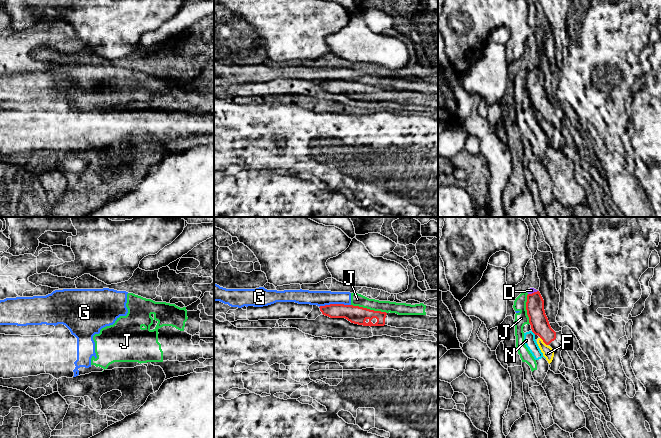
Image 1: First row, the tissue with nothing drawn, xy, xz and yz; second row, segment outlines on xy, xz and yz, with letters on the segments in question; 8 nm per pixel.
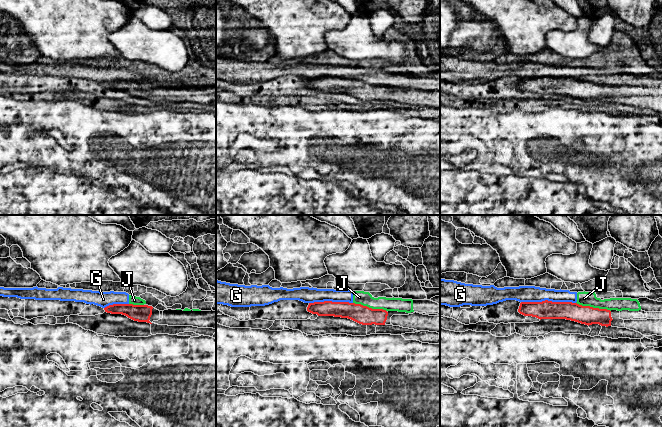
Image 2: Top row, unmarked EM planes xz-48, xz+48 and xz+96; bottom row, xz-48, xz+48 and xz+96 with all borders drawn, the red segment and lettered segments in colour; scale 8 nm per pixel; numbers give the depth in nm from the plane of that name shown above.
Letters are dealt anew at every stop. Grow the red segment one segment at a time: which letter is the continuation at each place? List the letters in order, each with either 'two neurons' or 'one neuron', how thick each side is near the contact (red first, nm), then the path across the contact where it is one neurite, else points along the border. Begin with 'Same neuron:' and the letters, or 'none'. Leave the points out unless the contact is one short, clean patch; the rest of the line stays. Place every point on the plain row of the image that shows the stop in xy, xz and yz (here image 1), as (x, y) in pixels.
Same neuron: none
D: two neurons; 150 nm thick on the red side, 50 nm on the other; border along yz (537, 66), (528, 70)
F: two neurons; 150 nm thick on the red side, 90 nm on the other
G: two neurons; 140 nm thick on the red side, 130 nm on the other
J: two neurons; 140 nm thick on the red side, 100 nm on the other; border along xz (351, 80), (386, 89)
N: two neurons; 150 nm thick on the red side, 100 nm on the other

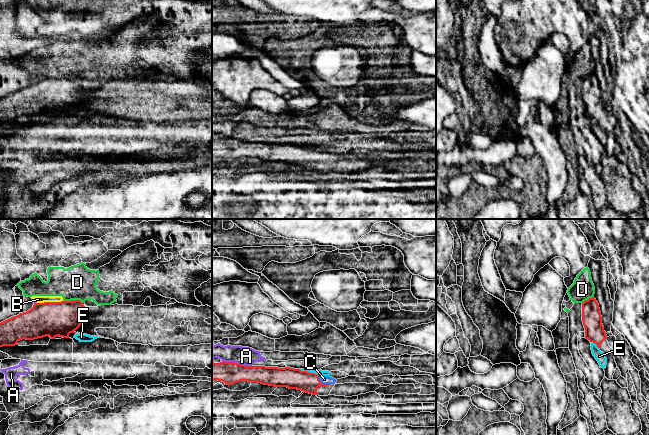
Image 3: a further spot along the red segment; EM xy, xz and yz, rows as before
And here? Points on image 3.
Same neuron: C
A: two neurons; 180 nm thick on the red side, 150 nm on the other
B: two neurons; 280 nm thick on the red side, 60 nm on the other; border along xy (62, 76), (36, 79)
C: one neuron; 160 nm thick on the red side, 60 nm on the other
D: two neurons; 280 nm thick on the red side, 280 nm on the other; border along xy (63, 76), (79, 76), (82, 79)
E: two neurons; 160 nm thick on the red side, 50 nm on the other

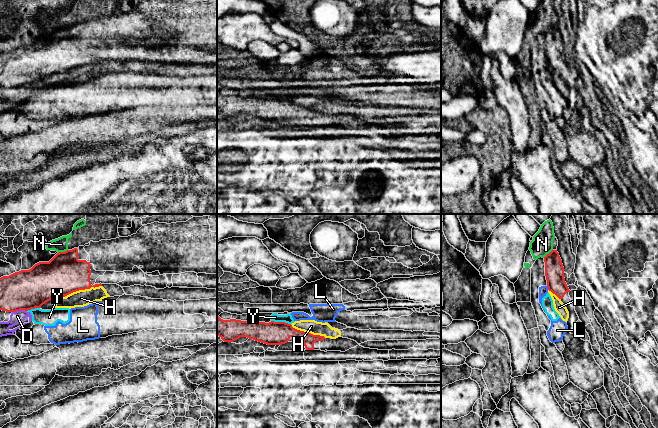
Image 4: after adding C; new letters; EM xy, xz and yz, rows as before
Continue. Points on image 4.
Same neuron: none
D: two neurons; 320 nm thick on the red side, 90 nm on the other
H: two neurons; 320 nm thick on the red side, 140 nm on the other
L: two neurons; 160 nm thick on the red side, 80 nm on the other; border along yz (546, 62), (548, 65)
N: two neurons; 320 nm thick on the red side, 110 nm on the other; border along xy (67, 25), (58, 29)
Y: two neurons; 190 nm thick on the red side, 70 nm on the other

